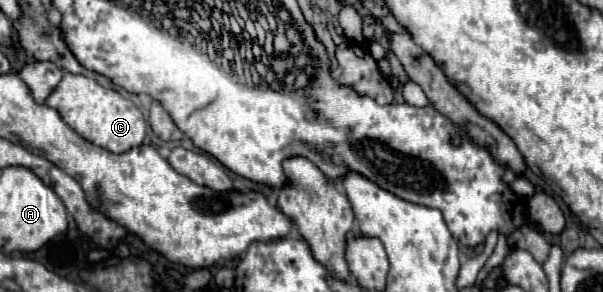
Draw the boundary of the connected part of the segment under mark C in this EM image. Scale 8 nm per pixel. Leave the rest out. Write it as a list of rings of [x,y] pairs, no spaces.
[[[66,73],[60,85],[46,99],[46,105],[56,109],[60,117],[78,135],[82,135],[90,143],[96,143],[98,147],[104,147],[112,153],[124,153],[132,147],[138,147],[142,145],[146,137],[146,121],[140,109],[130,99],[122,97],[118,91],[110,87],[102,87],[94,79],[88,79],[84,75]]]

